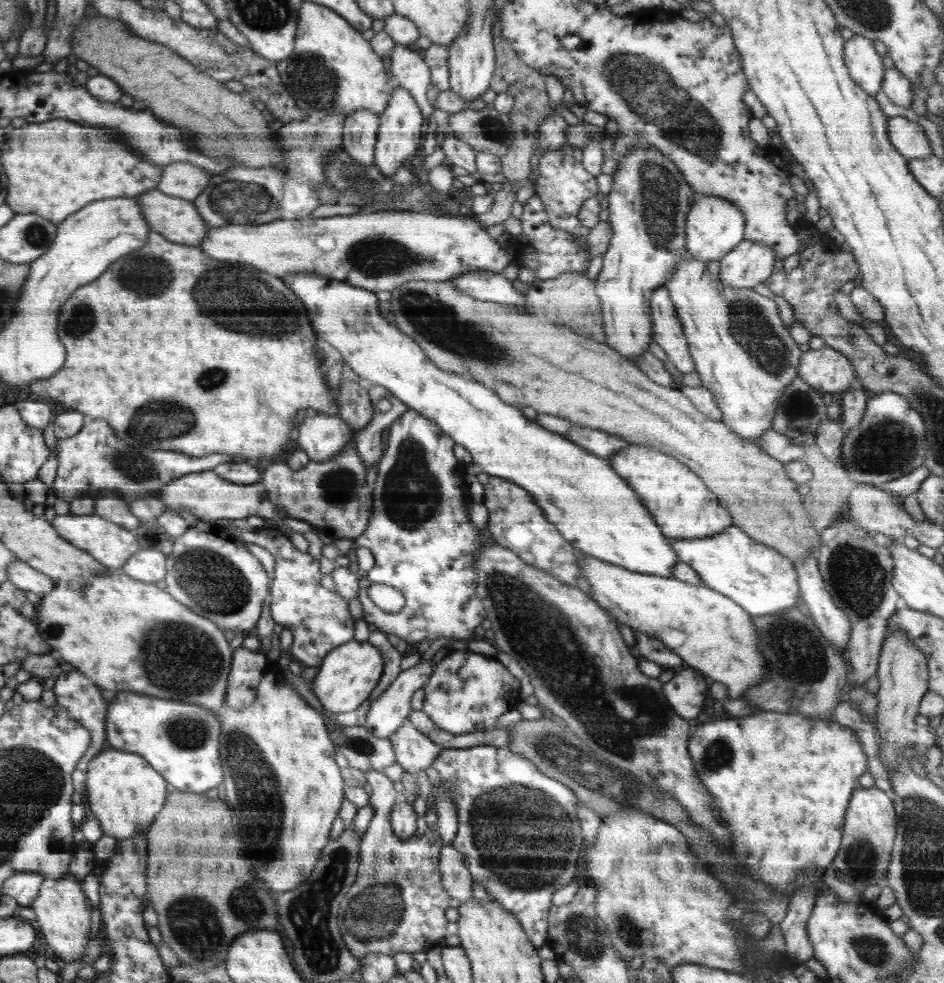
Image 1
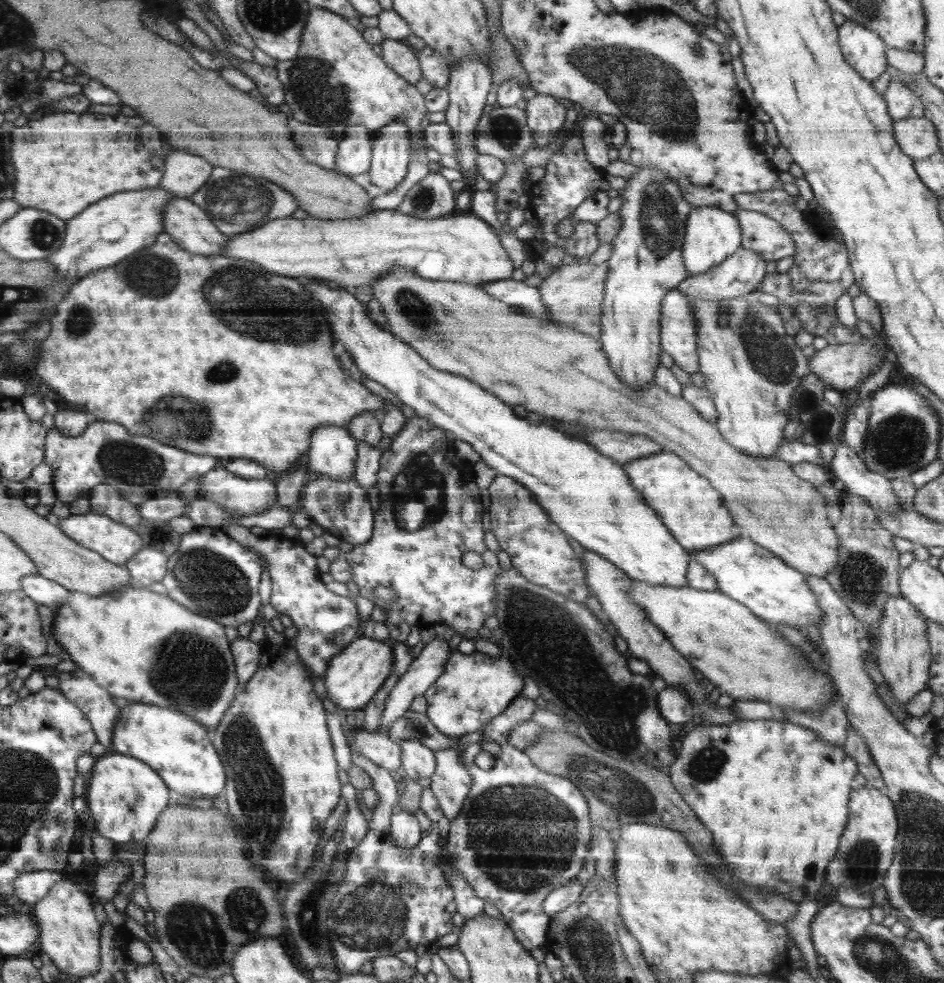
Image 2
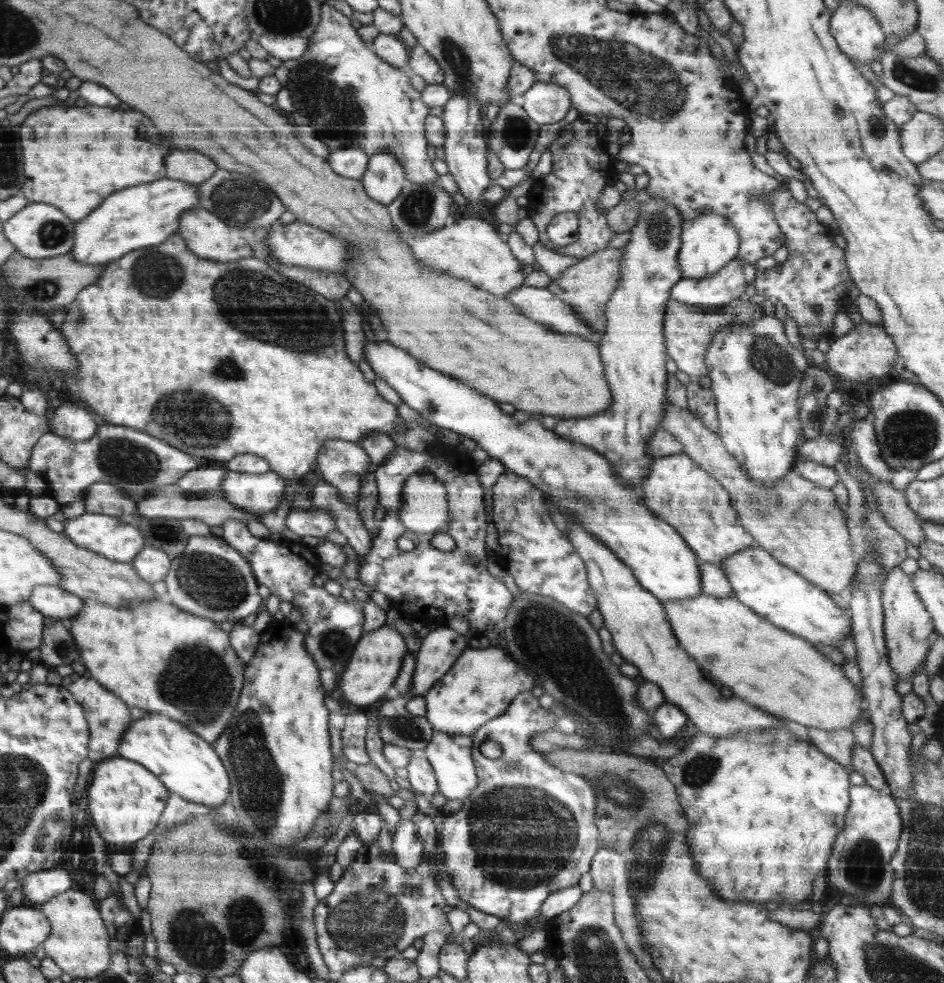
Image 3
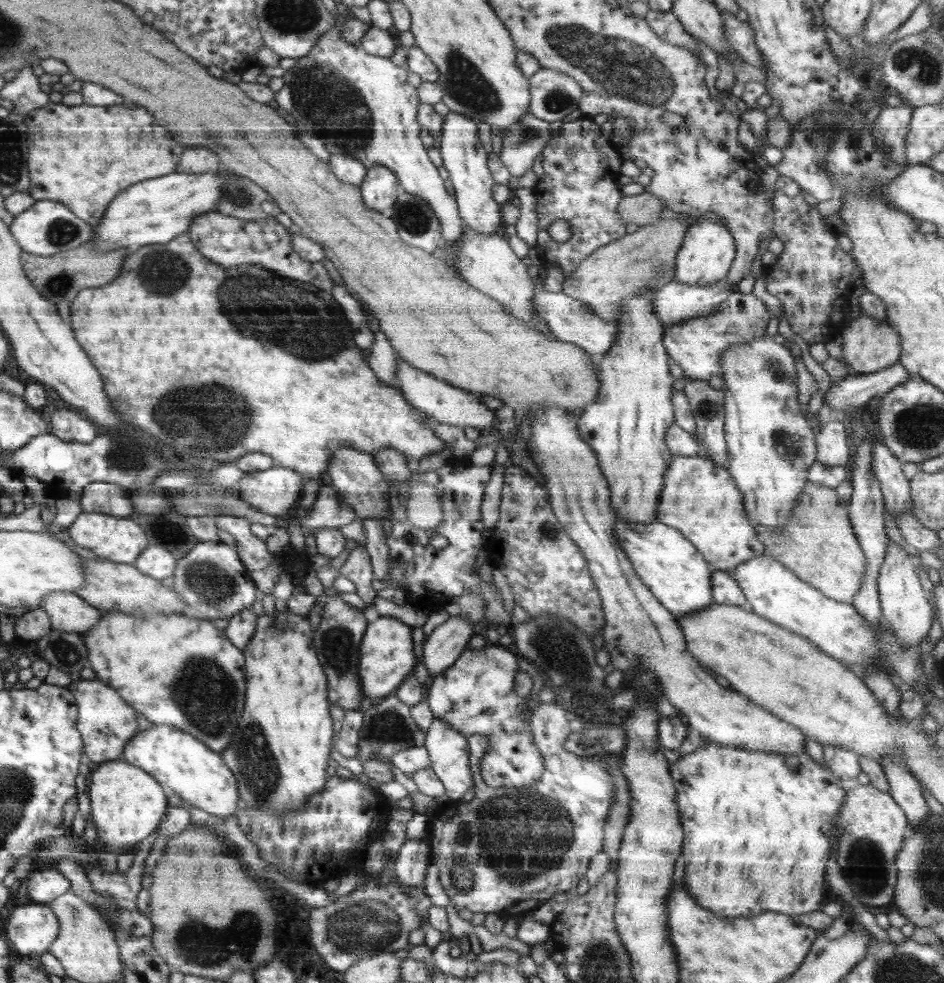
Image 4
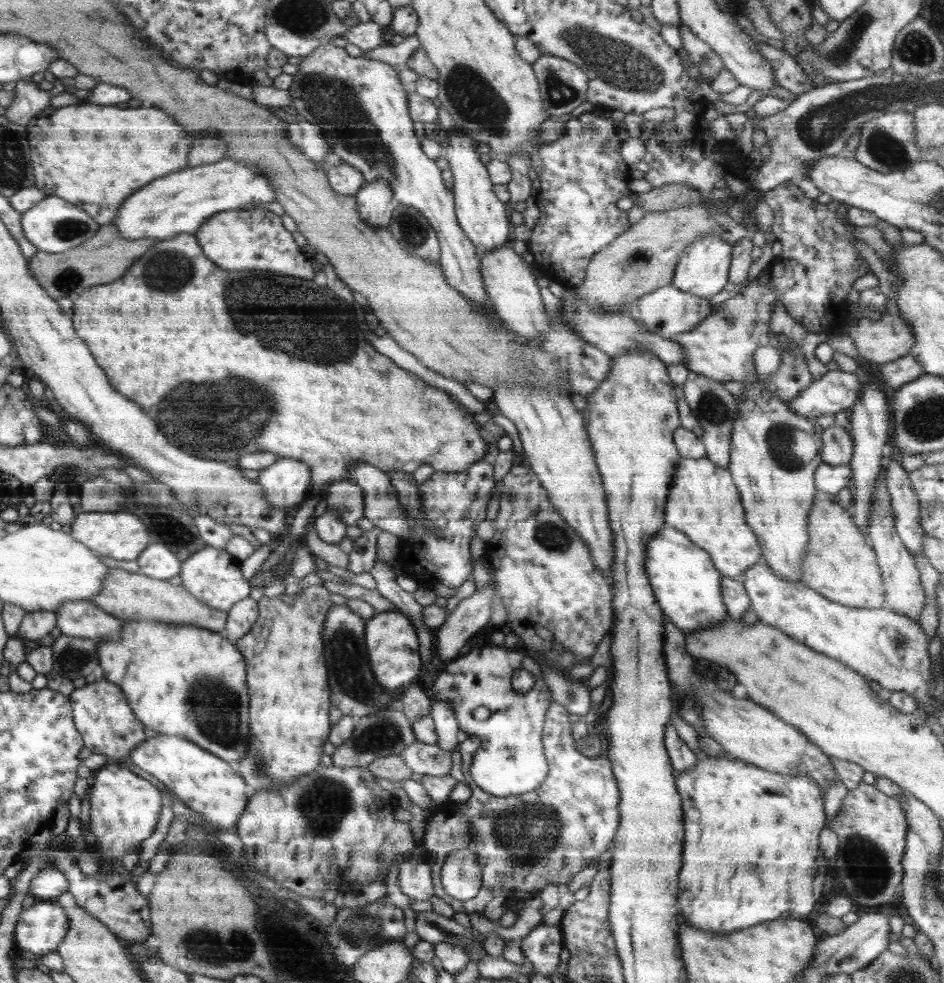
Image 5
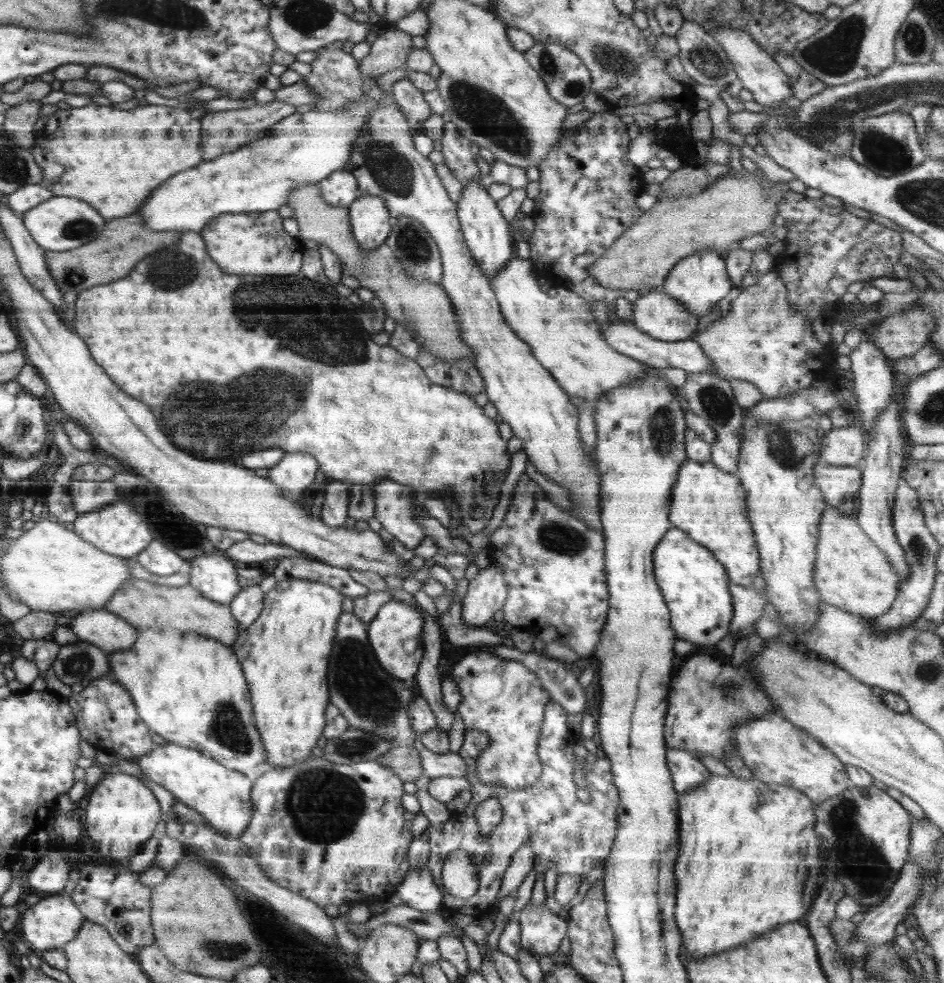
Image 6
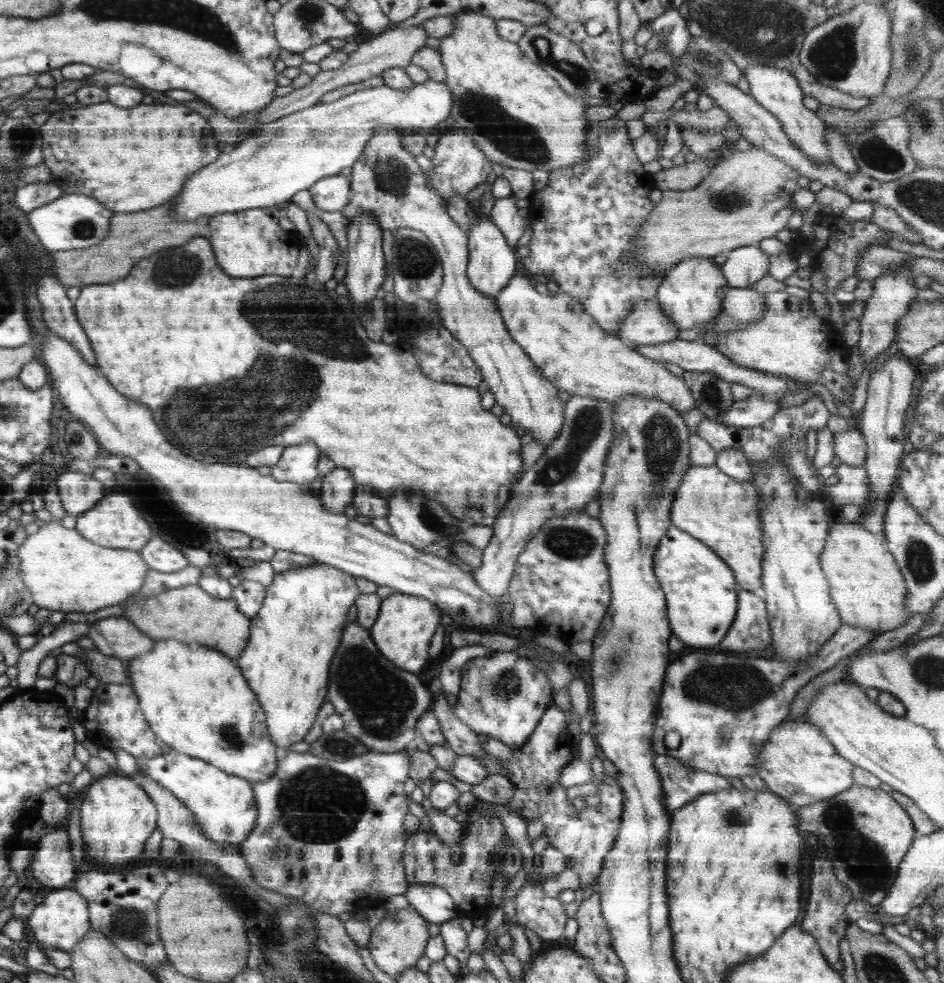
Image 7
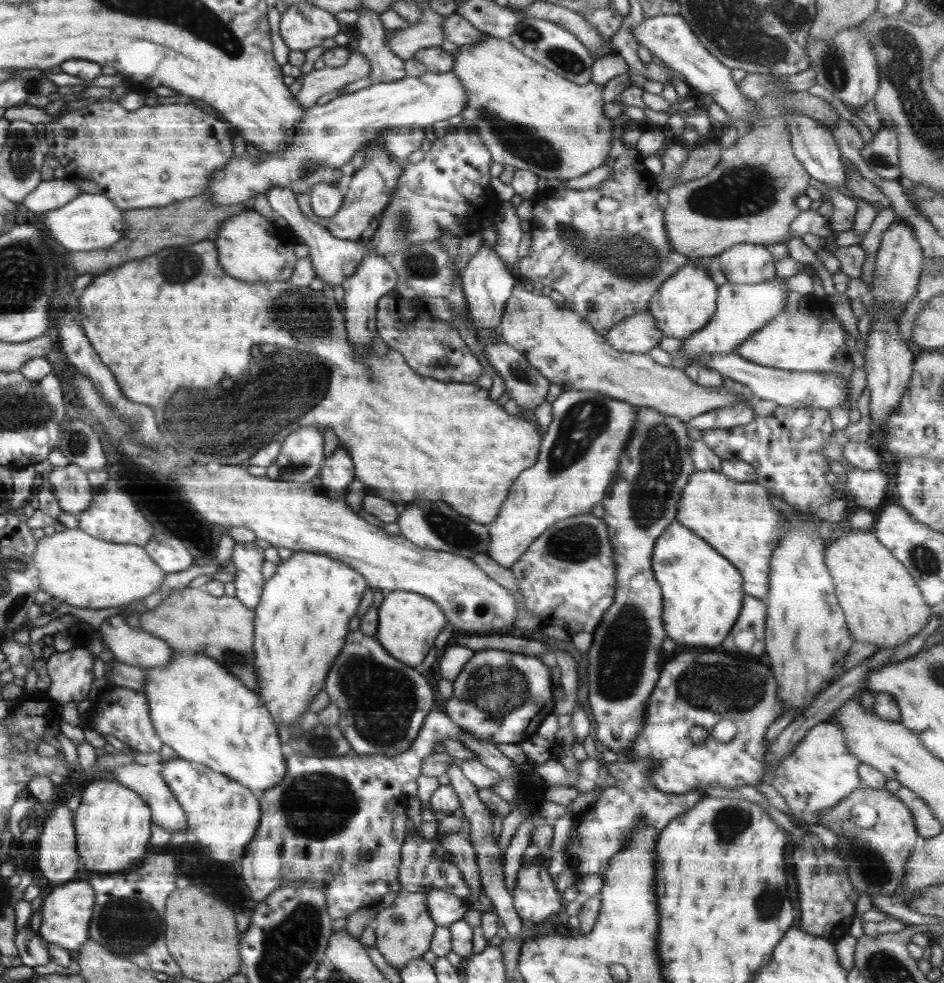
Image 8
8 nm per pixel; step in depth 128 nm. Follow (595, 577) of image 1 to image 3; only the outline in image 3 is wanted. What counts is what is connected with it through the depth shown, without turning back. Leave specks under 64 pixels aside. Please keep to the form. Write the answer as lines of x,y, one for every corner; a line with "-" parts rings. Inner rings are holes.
700,593
694,597
672,601
659,600
664,606
668,624
680,646
695,660
700,668
732,690
733,696
756,706
778,718
792,720
804,726
822,730
850,729
865,712
863,694
844,676
840,666
832,663
818,648
806,639
778,628
769,620
756,614
736,597
717,597

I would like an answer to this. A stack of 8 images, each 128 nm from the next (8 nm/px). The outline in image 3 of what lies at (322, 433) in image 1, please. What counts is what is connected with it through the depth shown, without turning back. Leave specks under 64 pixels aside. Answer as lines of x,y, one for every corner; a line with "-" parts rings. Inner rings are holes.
328,439
316,455
319,478
338,489
344,503
357,506
360,479
368,469
375,469
358,442

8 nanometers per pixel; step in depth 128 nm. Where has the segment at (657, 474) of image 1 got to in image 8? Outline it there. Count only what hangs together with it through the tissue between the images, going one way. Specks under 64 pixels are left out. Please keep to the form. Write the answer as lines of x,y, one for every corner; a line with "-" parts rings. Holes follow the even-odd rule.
695,470
682,491
675,518
739,570
745,594
763,600
769,589
772,551
788,528
788,520
774,508
769,493
758,481
740,482
717,470

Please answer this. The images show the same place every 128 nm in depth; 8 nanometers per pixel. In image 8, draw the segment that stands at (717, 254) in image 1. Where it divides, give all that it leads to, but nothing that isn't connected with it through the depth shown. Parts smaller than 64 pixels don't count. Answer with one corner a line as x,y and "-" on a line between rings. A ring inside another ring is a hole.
688,264
662,282
649,301
649,312
653,314
663,336
685,339
708,325
716,312
719,287
709,275
707,266

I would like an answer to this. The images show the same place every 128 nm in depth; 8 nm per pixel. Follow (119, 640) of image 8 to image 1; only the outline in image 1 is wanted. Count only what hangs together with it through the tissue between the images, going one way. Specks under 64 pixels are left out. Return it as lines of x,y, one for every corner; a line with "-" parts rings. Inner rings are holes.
20,560
12,561
8,581
24,591
30,590
40,596
48,593
50,589
54,589
54,585
56,585
52,579
48,578
47,574

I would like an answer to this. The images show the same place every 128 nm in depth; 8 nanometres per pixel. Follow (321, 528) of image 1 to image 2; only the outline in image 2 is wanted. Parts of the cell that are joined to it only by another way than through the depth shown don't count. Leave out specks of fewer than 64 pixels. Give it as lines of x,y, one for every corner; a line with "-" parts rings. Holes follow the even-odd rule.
310,471
308,482
300,491
300,510
306,512
309,518
324,528
325,533
332,535
340,542
350,544
366,544
373,532
374,509
370,505
366,489
356,482
354,474
348,479
332,479
324,473

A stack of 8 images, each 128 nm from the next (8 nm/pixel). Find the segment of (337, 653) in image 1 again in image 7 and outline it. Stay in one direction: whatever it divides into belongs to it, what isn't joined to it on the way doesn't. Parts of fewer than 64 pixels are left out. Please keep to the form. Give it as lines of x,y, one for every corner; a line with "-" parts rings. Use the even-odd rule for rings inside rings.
394,593
382,599
378,618
370,628
370,634
378,650
386,660
398,668
418,674
424,670
428,657
430,641
440,625
441,609
429,600
419,596

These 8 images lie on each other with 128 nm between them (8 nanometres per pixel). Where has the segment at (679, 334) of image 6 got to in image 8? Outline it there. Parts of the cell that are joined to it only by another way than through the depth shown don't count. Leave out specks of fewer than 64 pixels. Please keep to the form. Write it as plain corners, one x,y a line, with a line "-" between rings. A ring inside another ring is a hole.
639,312
616,324
605,337
616,350
649,353
658,346
663,333
650,312

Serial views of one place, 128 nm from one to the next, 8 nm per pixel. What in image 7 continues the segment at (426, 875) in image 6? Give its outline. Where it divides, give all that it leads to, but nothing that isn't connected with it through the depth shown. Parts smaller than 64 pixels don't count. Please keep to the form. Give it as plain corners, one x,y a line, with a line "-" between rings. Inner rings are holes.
414,883
407,888
408,889
406,889
406,892
403,895
408,899
409,906
413,910
416,910
416,912
428,923
434,922
442,924
446,921
453,920
452,918
459,914
456,909
456,904
454,904
454,900
450,898
450,894
448,894
446,890
440,888
440,886

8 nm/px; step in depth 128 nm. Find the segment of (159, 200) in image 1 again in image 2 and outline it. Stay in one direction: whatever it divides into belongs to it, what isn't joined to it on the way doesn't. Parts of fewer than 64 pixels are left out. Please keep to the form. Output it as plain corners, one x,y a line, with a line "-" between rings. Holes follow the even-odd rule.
172,197
164,207
164,232
192,254
219,255
230,239
222,234
204,210
187,197

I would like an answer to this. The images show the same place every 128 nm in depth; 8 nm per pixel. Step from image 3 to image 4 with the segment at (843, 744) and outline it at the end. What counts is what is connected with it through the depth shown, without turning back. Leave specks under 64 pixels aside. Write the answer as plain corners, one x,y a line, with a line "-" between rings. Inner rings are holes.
823,746
824,760
831,772
846,784
855,784
861,773
859,755
844,746

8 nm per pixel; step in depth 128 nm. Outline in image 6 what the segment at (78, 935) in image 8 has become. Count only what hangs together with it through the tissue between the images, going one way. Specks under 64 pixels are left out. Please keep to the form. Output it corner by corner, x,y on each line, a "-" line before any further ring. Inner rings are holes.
66,894
43,895
42,899
31,907
26,907
20,918
22,938
32,947
41,951
63,949
75,940
79,930
83,928
85,916
78,910
76,903

